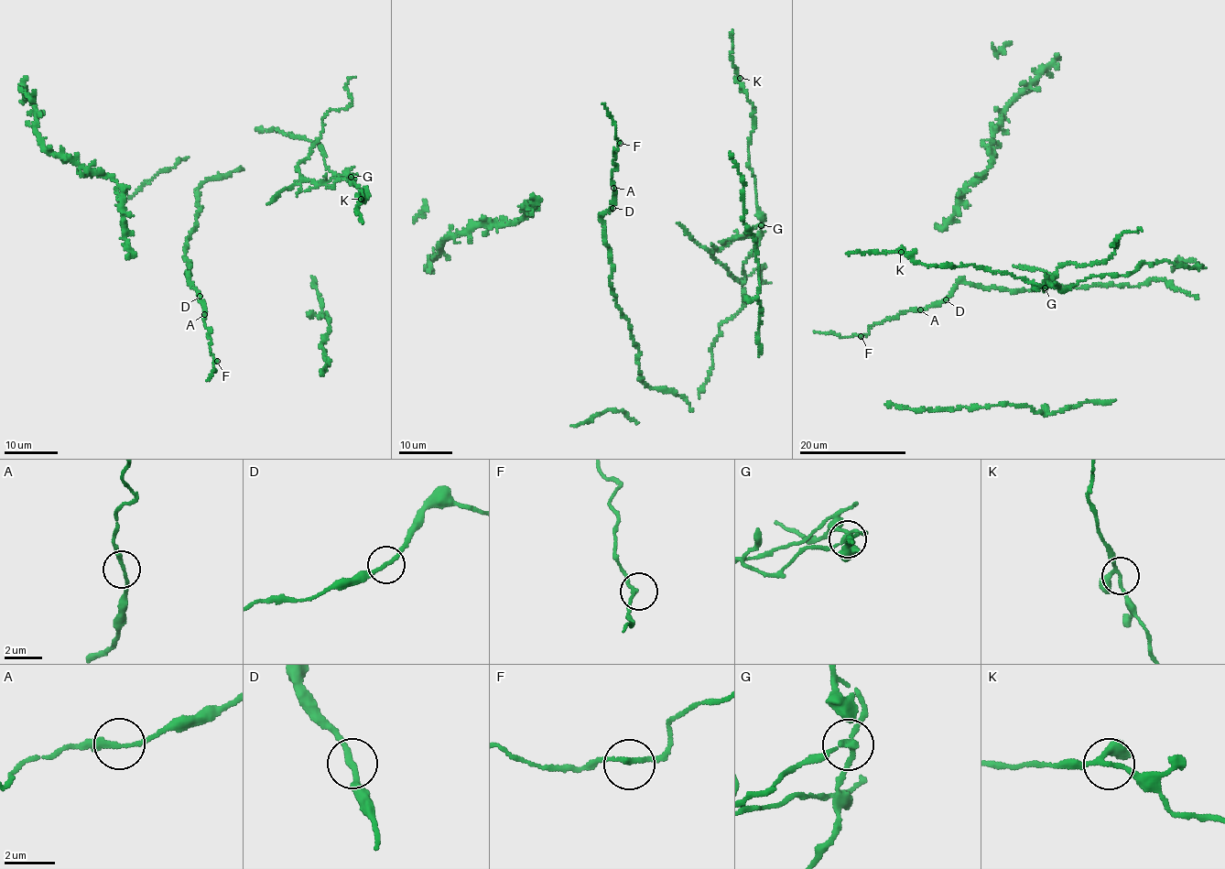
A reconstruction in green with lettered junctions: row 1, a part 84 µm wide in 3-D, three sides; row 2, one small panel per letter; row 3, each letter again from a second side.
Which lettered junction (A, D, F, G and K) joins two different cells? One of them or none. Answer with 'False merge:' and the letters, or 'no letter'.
False merge: G

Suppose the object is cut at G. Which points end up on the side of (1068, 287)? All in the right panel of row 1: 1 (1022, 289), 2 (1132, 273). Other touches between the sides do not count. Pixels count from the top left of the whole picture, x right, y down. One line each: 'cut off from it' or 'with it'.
1: with it
2: with it

